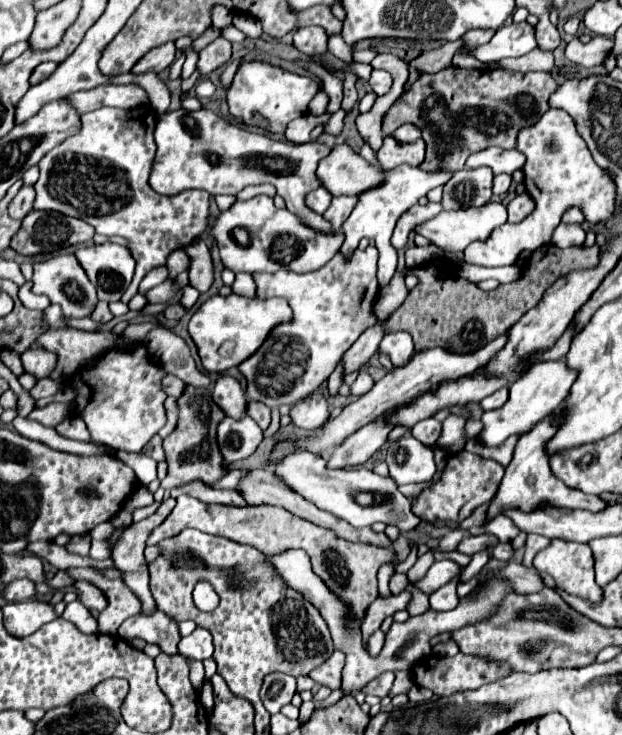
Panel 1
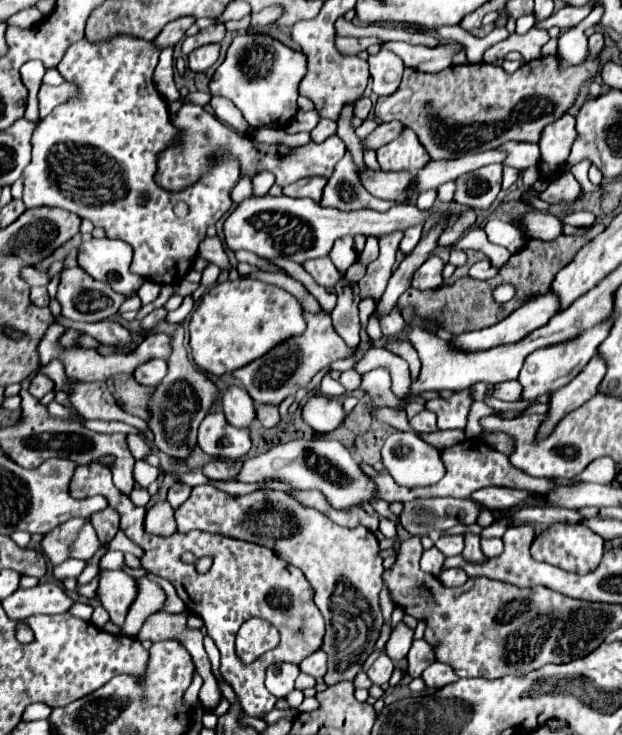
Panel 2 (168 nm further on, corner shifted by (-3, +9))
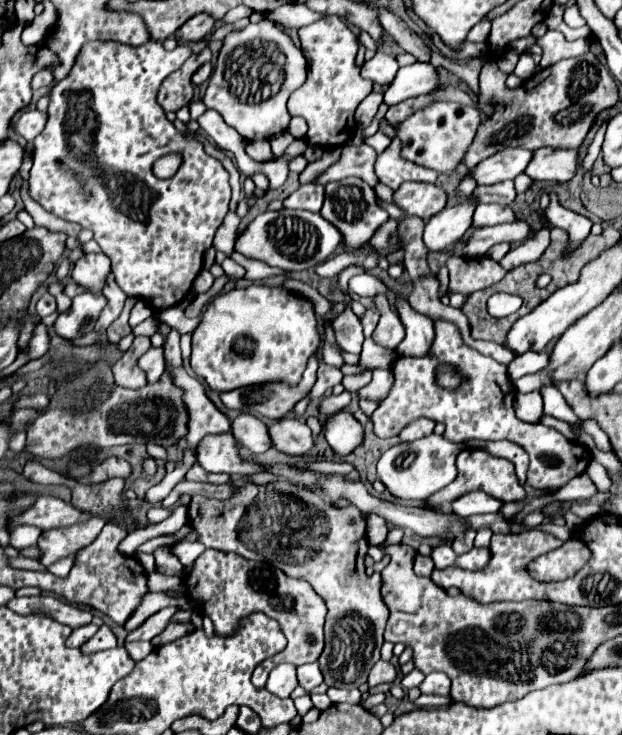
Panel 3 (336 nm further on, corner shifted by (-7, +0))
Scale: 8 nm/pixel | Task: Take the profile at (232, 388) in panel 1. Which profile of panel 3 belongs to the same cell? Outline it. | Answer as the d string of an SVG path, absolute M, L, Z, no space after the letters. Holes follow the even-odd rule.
M240 414L232 422L232 434L252 454L266 452L272 446L272 440L266 432L266 424L258 416Z

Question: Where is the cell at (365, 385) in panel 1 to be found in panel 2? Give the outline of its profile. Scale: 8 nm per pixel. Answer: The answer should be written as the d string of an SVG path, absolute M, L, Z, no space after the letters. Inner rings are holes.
M354 369L344 371L344 373L340 375L340 385L346 389L346 393L356 391L356 389L358 389L358 385L360 385L360 373L356 373Z

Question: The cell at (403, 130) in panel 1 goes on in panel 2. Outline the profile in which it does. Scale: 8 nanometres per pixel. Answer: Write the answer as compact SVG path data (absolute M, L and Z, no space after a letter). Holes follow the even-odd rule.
M382 123L382 125L378 125L366 139L362 139L362 149L364 151L380 149L382 145L396 139L396 135L400 133L400 127L402 127L402 123Z

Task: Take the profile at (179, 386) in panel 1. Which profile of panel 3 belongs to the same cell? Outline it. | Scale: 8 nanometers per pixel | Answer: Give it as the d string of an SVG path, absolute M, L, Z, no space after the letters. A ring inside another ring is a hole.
M136 336L134 338L134 344L130 346L130 350L124 352L124 356L112 366L116 386L136 390L136 388L144 388L148 384L146 372L138 368L136 360L140 358L140 352L146 352L150 346L152 346L150 336Z

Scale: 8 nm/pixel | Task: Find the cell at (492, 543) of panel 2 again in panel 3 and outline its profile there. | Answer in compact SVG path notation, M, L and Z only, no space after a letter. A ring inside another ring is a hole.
M472 548L468 554L456 558L456 566L464 570L480 570L488 564L492 552L490 548Z

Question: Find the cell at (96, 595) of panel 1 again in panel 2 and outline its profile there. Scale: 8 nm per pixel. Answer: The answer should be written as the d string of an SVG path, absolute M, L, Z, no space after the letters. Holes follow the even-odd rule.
M104 571L104 579L100 581L100 603L108 611L108 615L112 617L112 623L122 627L126 613L128 613L130 605L134 603L136 595L138 595L138 585L136 585L134 577L130 577L124 571Z

